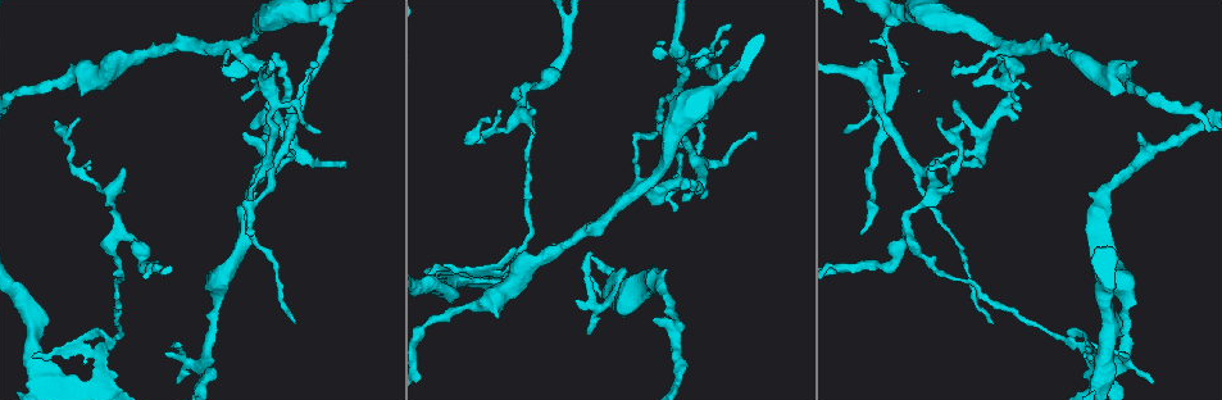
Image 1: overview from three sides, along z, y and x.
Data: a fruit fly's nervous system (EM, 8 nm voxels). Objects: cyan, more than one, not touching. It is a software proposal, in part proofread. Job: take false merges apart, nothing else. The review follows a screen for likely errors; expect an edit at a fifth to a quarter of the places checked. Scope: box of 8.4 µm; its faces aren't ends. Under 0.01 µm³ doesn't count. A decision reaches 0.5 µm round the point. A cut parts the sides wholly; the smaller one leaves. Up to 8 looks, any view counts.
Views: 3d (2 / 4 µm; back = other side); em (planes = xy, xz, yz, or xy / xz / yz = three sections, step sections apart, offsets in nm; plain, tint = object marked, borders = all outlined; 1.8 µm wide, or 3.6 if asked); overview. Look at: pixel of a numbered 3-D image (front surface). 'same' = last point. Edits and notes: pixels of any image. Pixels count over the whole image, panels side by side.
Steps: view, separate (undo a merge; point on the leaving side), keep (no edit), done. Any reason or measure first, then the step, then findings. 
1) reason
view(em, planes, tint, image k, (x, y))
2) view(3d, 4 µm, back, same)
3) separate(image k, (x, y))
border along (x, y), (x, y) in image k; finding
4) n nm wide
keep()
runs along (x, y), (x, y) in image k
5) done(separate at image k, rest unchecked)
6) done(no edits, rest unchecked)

sudden change in width
view(3d, 4 µm, image 1, (932, 265))

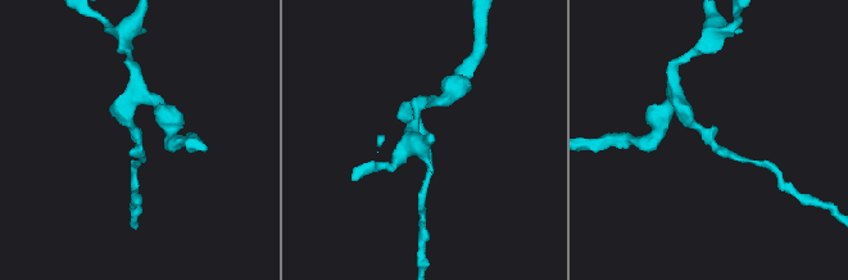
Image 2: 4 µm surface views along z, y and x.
now the EM
view(em, xy, step 8, tint, image 2, (711, 139))

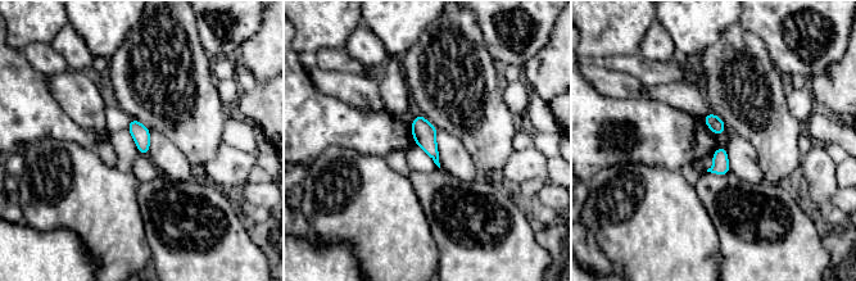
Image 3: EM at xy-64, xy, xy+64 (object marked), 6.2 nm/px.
keep()
one neuron here

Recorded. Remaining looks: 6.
abrupt turn
view(em, xy, step 4, tint, image 1, (204, 363))

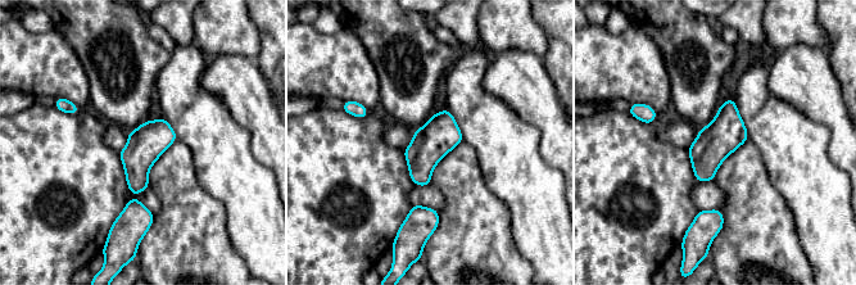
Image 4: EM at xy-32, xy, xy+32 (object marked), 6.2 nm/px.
view(em, planes, tint, same)

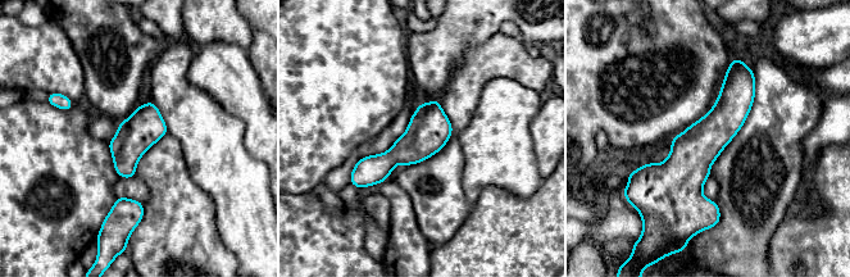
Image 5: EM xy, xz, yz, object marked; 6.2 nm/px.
keep()
one neuron here

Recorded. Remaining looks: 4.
a narrow waist
view(3d, 4 µm, image 1, (663, 52))

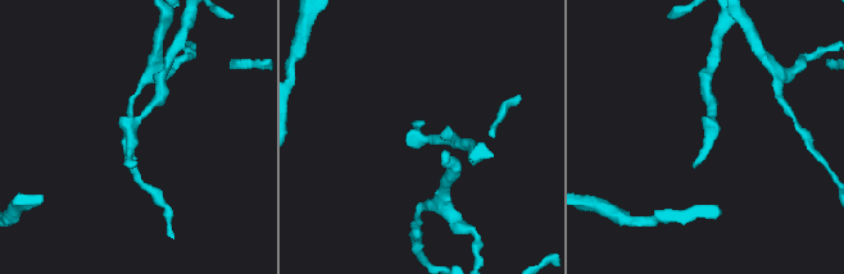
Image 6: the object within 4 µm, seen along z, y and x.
need the tissue
view(em, 3.6 µm, planes, borders, image 6, (422, 137))

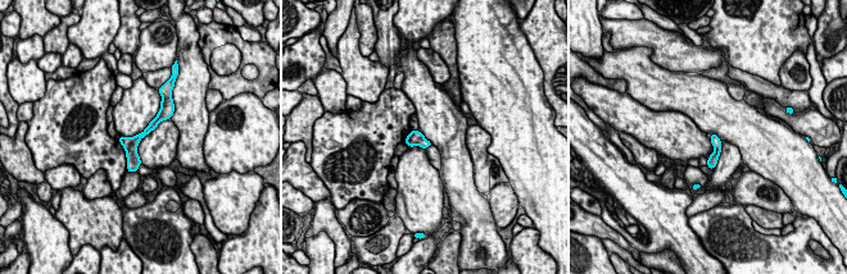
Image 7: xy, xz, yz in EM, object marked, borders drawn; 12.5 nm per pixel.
keep()
runs along (162, 113), (131, 145), (131, 168) in image 7; continuous, no second neuron

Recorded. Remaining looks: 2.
done(no edits, rest unchecked)

